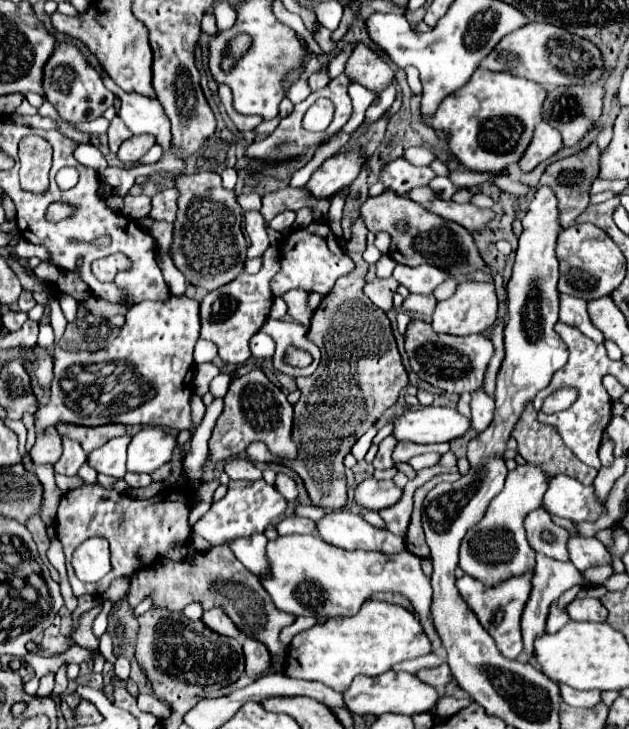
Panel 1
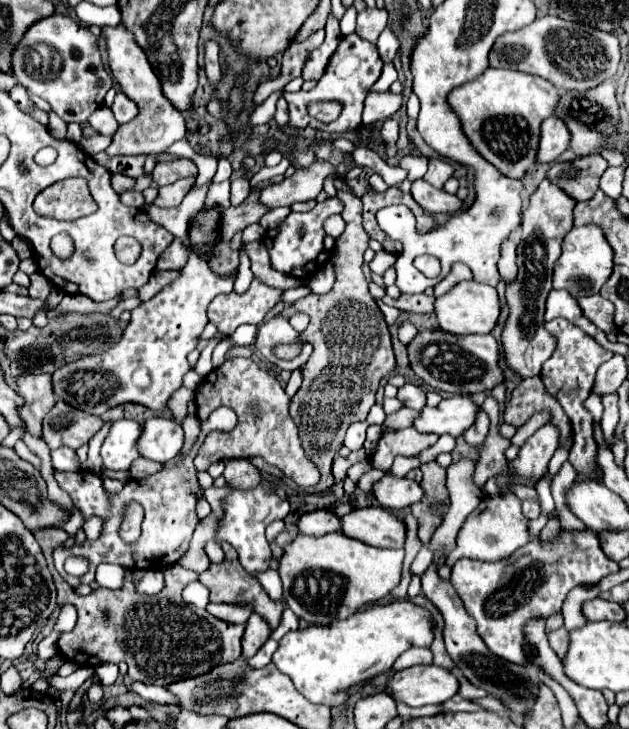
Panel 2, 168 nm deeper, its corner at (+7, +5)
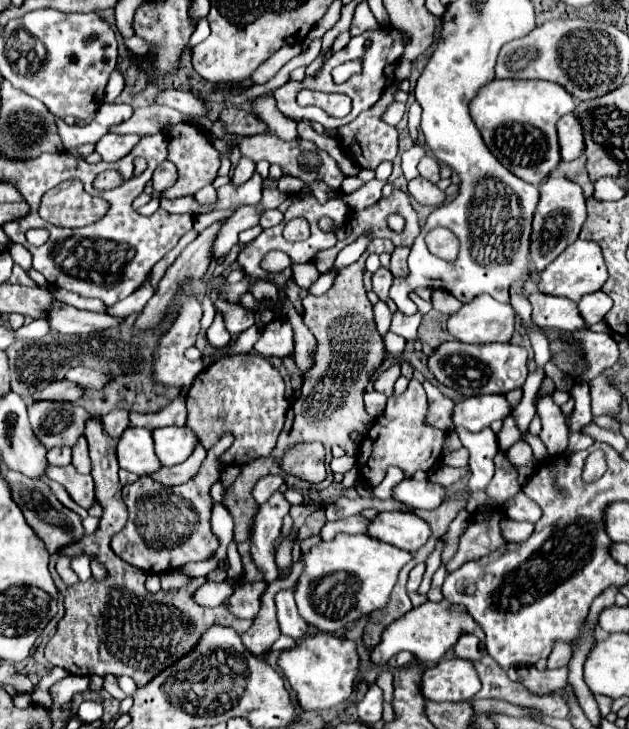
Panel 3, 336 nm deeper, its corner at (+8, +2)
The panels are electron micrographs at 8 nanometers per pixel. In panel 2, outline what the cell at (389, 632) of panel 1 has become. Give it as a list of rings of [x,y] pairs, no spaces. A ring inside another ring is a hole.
[[[412,601],[372,605],[344,621],[330,625],[308,625],[278,641],[274,665],[294,681],[294,687],[312,703],[338,707],[348,701],[348,689],[388,669],[410,647],[430,647],[434,641],[430,611]]]

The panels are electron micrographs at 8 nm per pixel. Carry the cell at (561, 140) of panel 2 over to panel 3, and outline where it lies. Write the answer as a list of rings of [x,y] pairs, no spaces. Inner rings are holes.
[[[565,114],[557,122],[557,138],[561,162],[575,160],[583,152],[583,132],[579,130],[579,120],[575,120],[573,114]]]

